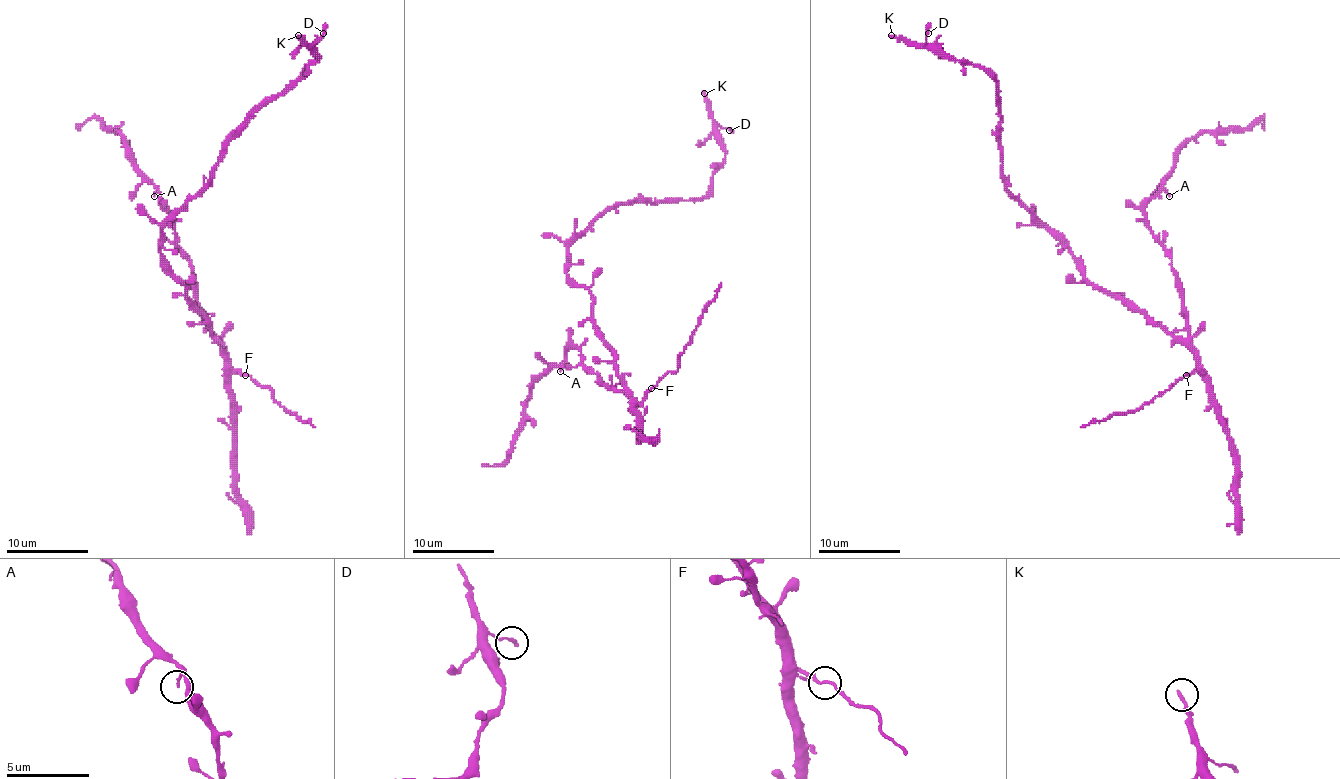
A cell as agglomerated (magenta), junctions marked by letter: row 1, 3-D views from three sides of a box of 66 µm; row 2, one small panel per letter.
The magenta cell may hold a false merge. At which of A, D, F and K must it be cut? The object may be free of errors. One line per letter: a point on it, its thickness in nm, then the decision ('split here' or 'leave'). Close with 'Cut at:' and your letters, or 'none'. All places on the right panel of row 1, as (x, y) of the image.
A: (1169, 196) | 190 nm | leave
D: (928, 33) | 190 nm | leave
F: (1186, 375) | 170 nm | split here
K: (891, 35) | 280 nm | leave
Cut at: F

